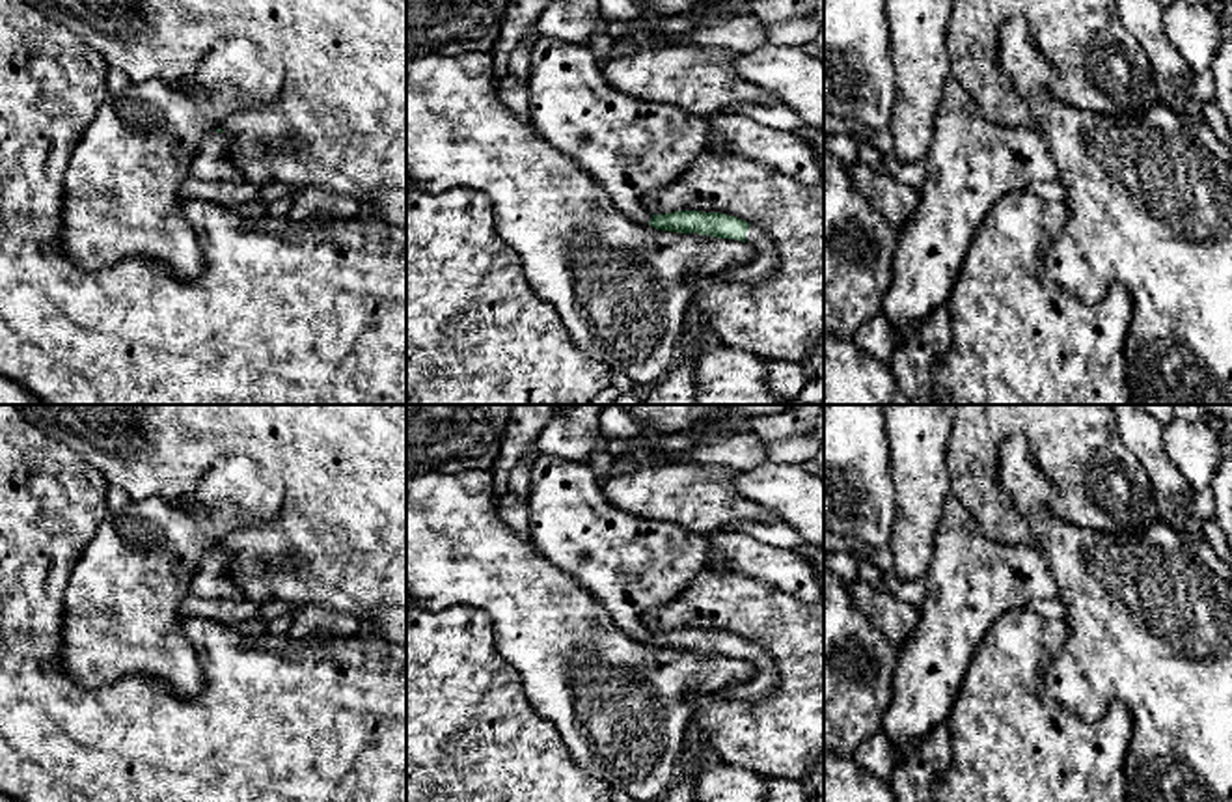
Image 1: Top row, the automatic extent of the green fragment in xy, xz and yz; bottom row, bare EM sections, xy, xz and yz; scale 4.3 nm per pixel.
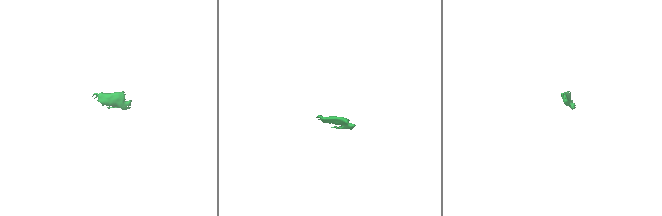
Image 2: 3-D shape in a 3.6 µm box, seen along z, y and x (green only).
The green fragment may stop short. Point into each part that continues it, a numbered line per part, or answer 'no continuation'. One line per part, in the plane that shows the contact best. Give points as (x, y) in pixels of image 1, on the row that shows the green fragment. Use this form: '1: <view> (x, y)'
1: xz (630, 146)
2: xz (763, 267)

